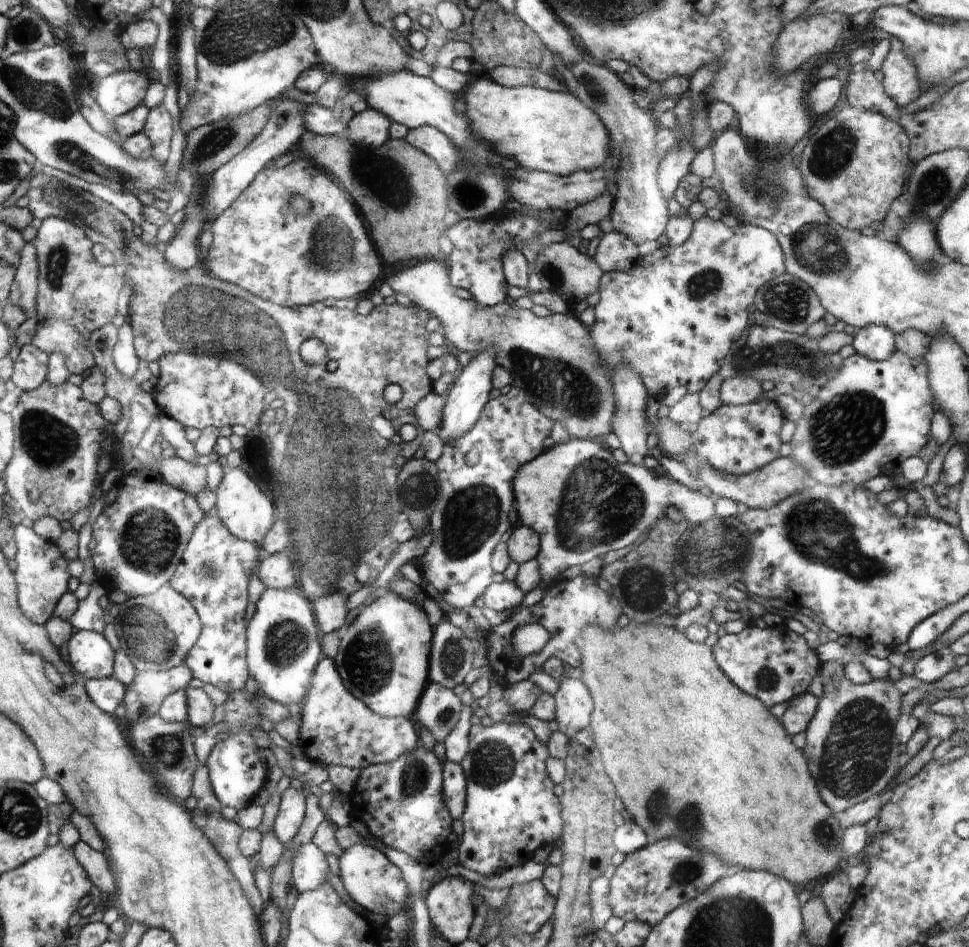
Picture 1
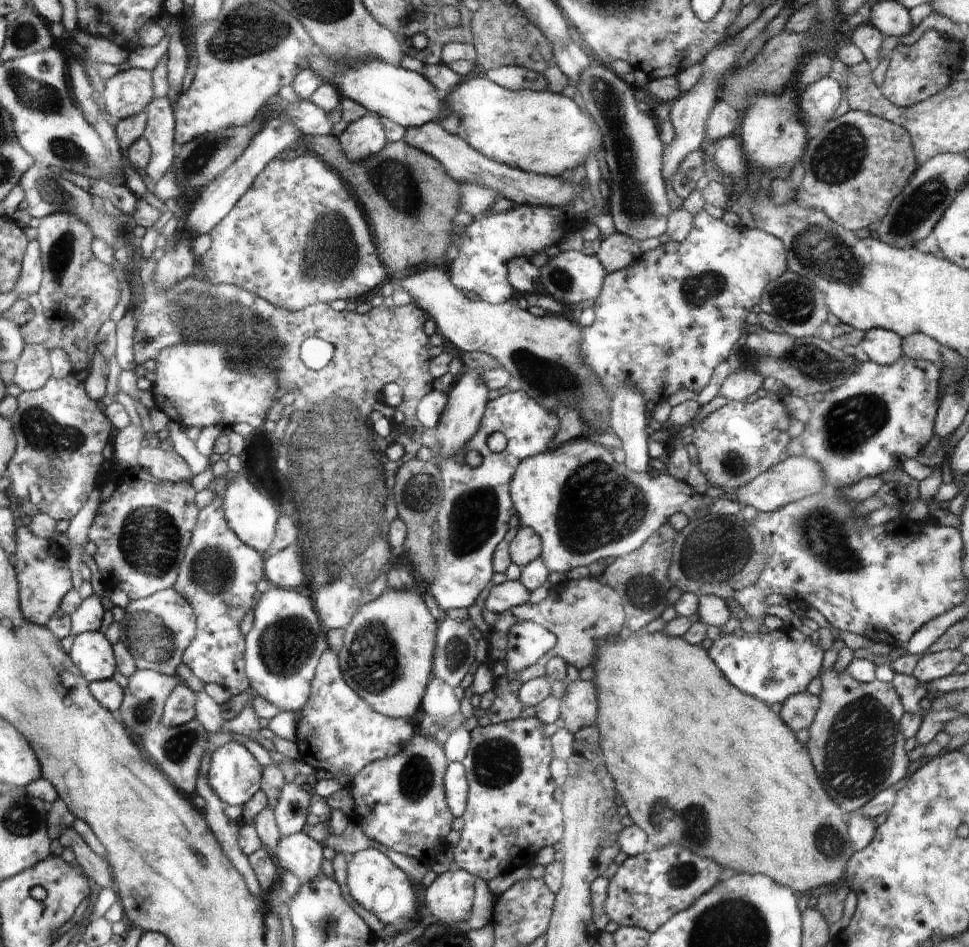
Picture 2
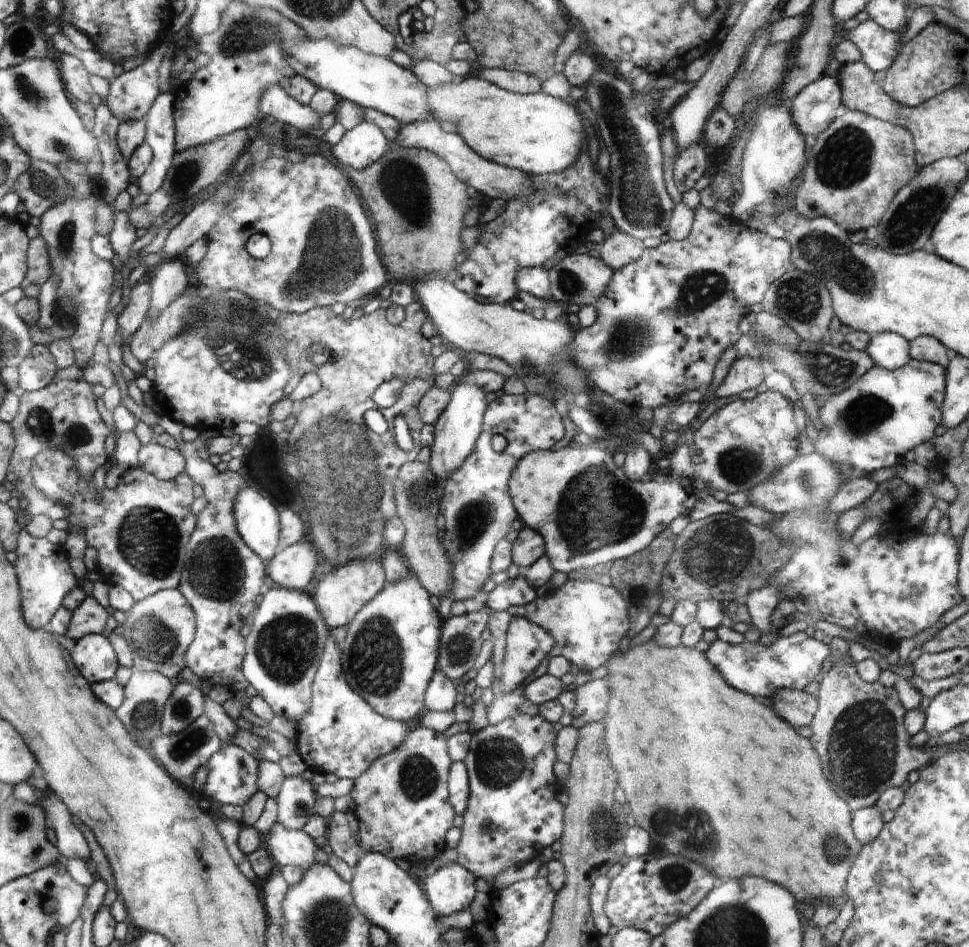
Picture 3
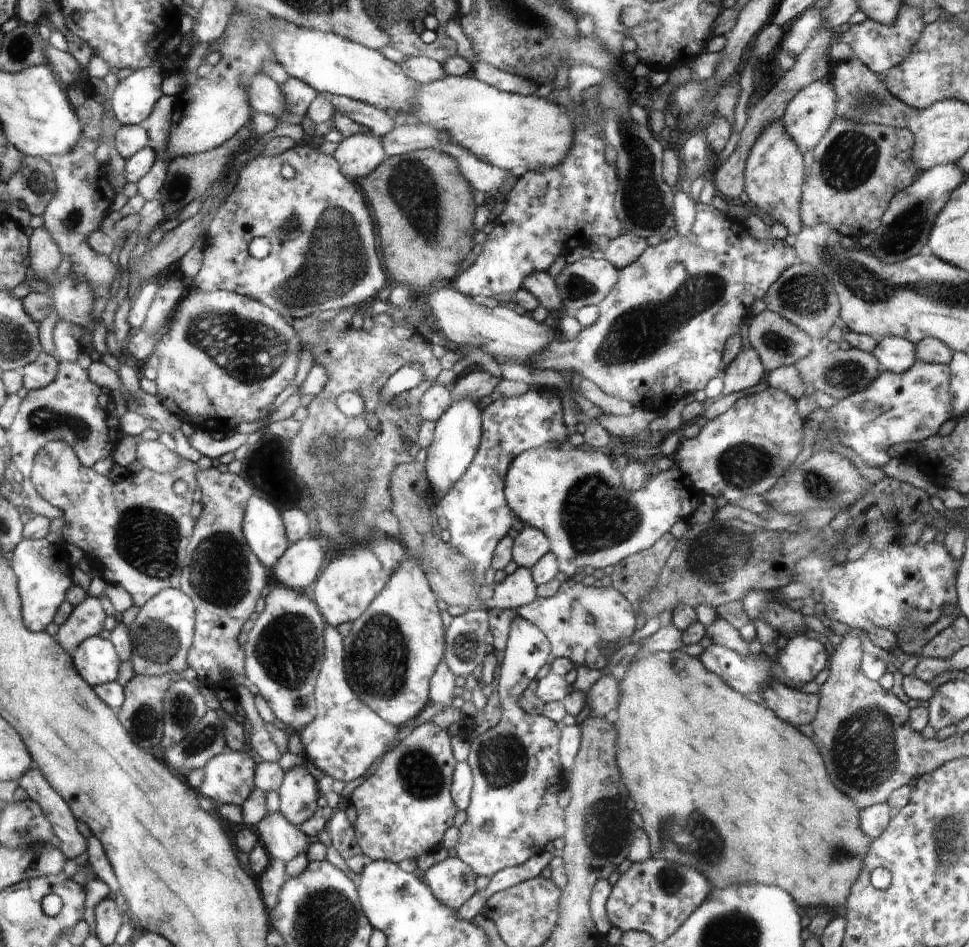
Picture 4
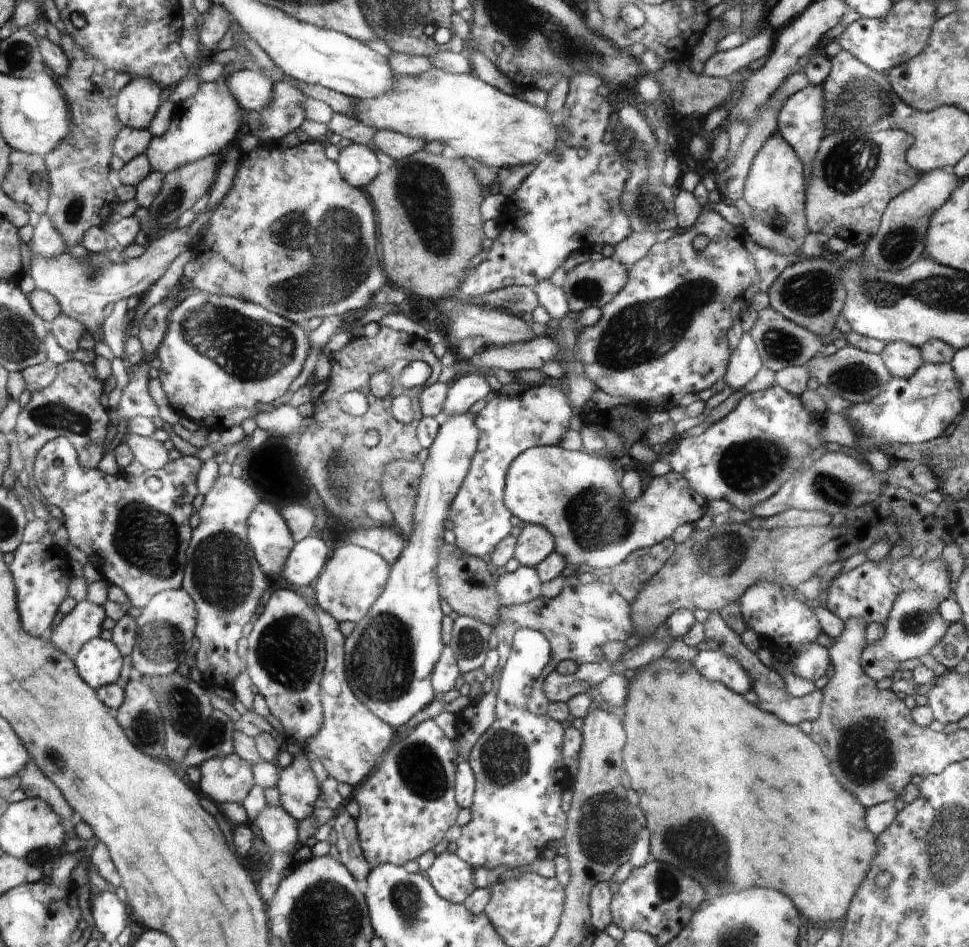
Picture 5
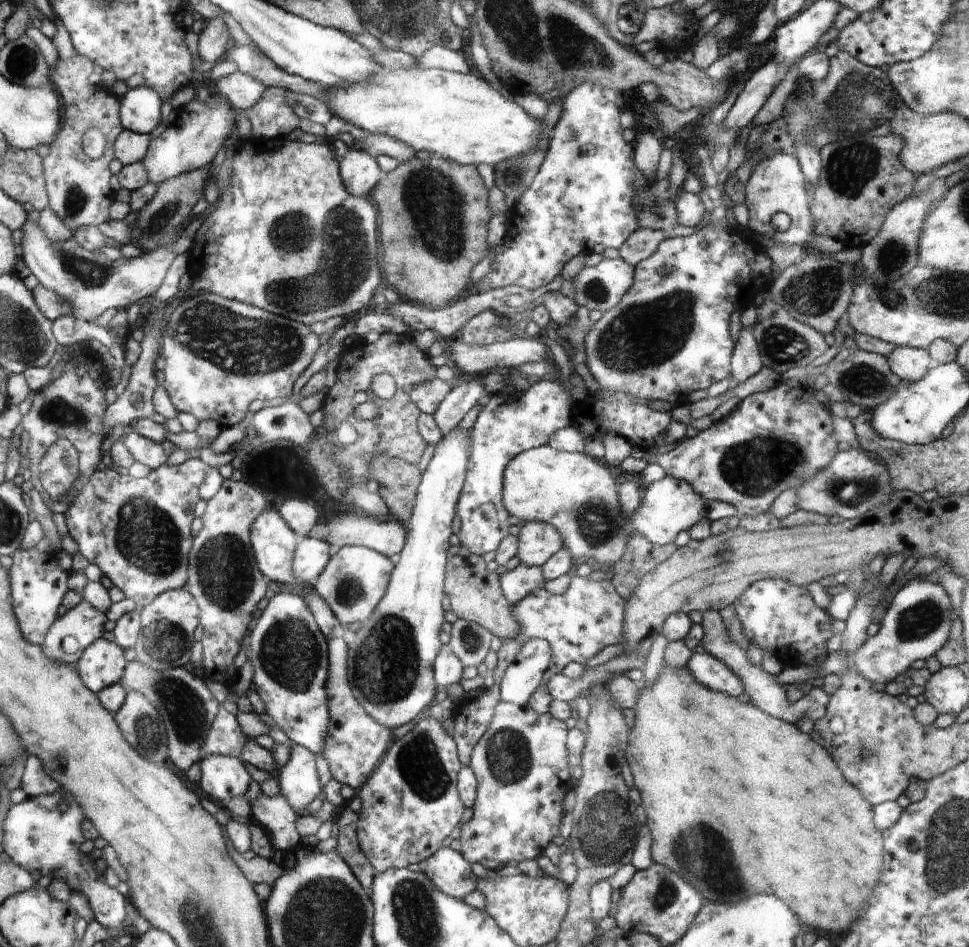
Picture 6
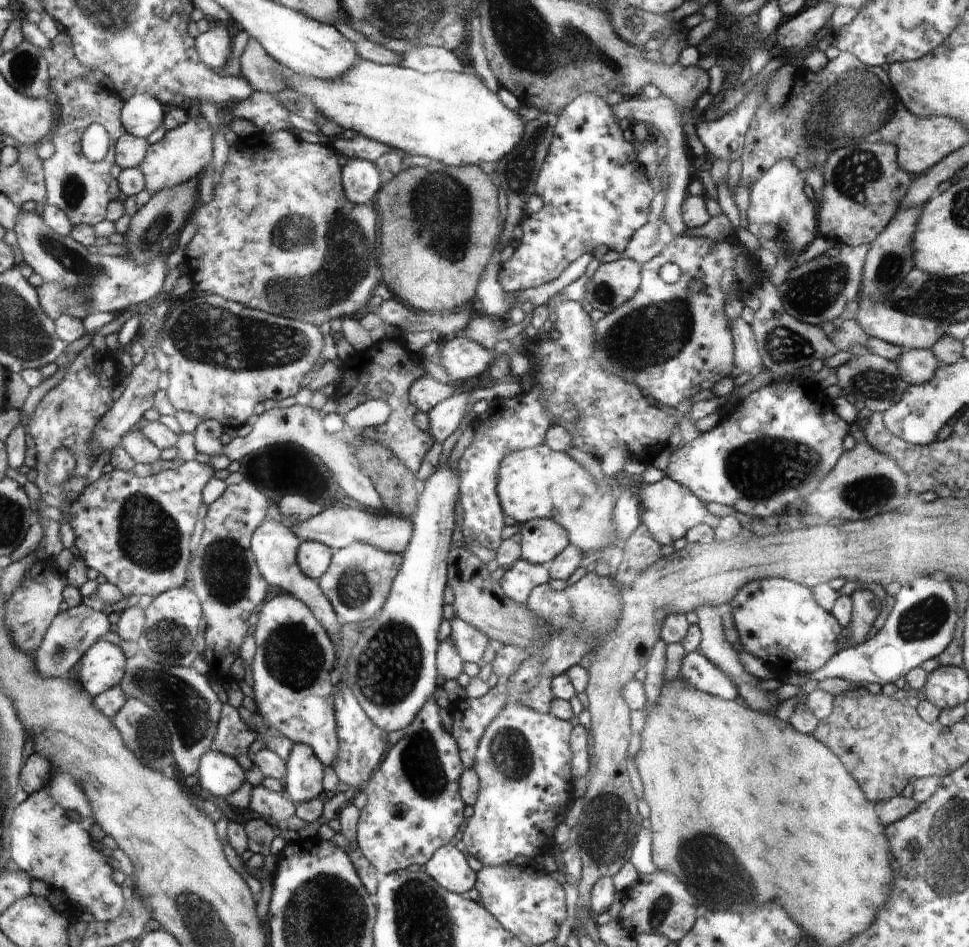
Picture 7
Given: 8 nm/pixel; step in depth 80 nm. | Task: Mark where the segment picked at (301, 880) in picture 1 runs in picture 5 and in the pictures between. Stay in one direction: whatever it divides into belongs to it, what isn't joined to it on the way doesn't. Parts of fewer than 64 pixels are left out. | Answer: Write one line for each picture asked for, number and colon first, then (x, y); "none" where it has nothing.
2: (299, 854)
3: (286, 847)
4: (283, 839)
5: (278, 828)

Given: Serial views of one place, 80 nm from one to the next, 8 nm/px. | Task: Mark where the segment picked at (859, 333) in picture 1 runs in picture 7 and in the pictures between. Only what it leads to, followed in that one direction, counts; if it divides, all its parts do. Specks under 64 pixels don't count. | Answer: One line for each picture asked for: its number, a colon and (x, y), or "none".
2: (882, 347)
3: (890, 351)
4: (895, 354)
5: (902, 359)
6: (909, 363)
7: (917, 366)

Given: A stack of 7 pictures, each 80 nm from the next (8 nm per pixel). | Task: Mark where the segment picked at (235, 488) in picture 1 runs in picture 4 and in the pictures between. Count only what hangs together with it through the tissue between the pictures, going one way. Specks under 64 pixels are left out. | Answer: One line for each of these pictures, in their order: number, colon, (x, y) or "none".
2: (254, 520)
3: (258, 521)
4: (263, 527)

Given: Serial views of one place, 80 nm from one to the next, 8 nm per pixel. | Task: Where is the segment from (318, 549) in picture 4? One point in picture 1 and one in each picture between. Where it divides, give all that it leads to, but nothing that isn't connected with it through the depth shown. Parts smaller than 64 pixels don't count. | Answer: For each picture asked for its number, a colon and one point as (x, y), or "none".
1: (276, 571)
2: (285, 568)
3: (294, 567)

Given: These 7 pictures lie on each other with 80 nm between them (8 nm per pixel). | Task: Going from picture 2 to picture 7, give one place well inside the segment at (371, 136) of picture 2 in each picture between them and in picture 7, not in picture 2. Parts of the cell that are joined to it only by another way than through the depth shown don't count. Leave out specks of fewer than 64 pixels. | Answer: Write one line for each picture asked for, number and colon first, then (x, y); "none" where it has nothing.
3: (362, 145)
4: (358, 155)
5: (360, 164)
6: (361, 170)
7: (362, 180)

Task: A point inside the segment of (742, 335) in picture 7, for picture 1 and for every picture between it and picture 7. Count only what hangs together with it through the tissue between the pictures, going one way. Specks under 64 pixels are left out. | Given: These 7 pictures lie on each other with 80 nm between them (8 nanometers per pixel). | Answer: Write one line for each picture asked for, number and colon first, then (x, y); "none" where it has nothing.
1: (737, 390)
2: (740, 384)
3: (746, 373)
4: (746, 370)
5: (746, 362)
6: (746, 362)

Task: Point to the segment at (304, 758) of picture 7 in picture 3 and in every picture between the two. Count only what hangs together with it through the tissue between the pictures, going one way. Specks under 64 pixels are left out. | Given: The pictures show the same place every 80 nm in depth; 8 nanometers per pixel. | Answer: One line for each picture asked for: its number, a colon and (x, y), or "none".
3: (296, 803)
4: (297, 794)
5: (298, 788)
6: (298, 780)

